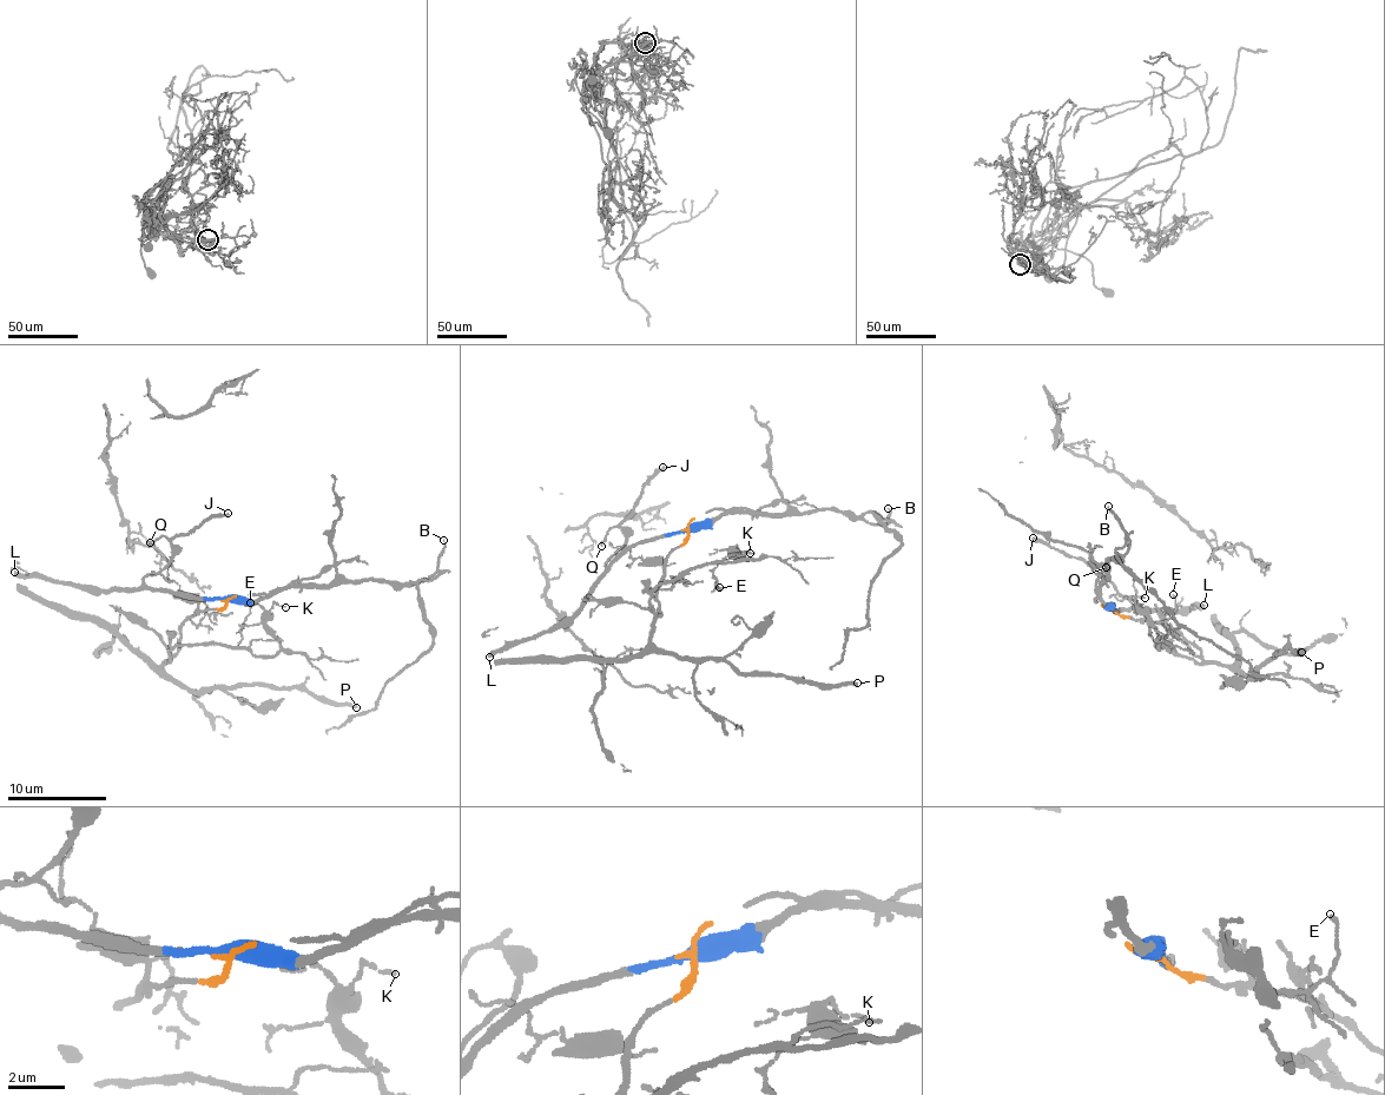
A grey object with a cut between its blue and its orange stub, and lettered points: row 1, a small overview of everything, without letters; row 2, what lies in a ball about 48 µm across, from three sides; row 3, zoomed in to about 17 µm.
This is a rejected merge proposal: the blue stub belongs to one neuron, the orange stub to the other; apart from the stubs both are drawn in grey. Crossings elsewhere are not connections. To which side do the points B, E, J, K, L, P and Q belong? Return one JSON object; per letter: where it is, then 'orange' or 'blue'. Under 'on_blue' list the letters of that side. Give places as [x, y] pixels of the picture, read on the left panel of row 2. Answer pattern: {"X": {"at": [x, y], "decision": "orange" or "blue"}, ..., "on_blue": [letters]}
{"B": {"at": [443, 540], "decision": "blue"}, "E": {"at": [250, 602], "decision": "orange"}, "J": {"at": [228, 513], "decision": "blue"}, "K": {"at": [285, 607], "decision": "orange"}, "L": {"at": [14, 572], "decision": "blue"}, "P": {"at": [356, 707], "decision": "orange"}, "Q": {"at": [150, 542], "decision": "blue"}, "on_blue": ["B", "J", "L", "Q"]}

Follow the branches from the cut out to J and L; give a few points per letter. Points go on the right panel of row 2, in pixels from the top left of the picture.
J: (1110, 608), (1118, 613), (1134, 605), (1121, 595), (1110, 581), (1081, 560), (1033, 538)
L: (1110, 608), (1113, 614), (1133, 608), (1176, 613), (1189, 607), (1199, 609), (1205, 604)

